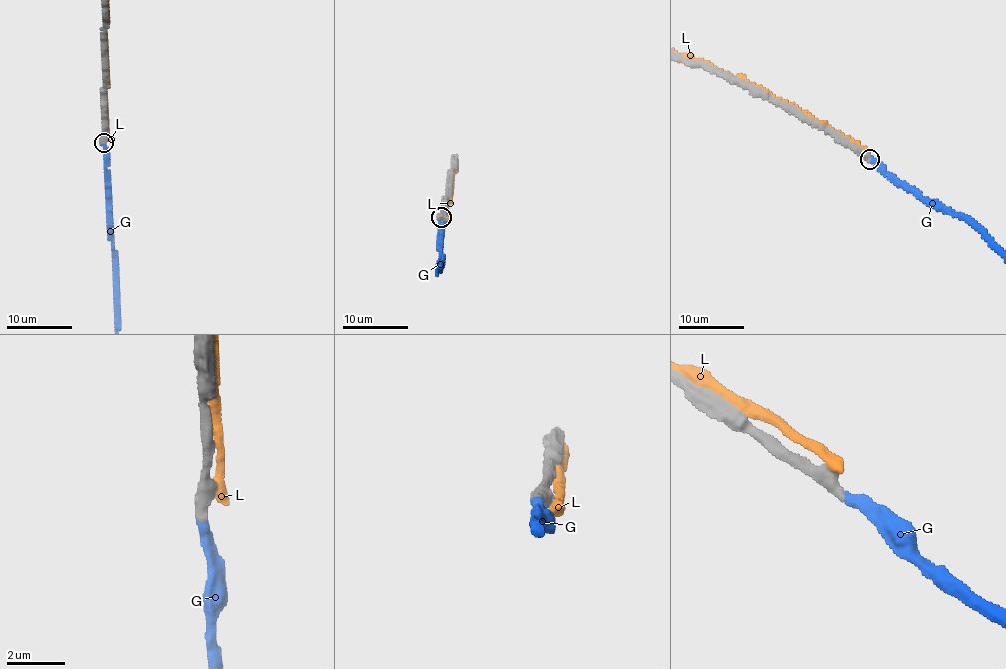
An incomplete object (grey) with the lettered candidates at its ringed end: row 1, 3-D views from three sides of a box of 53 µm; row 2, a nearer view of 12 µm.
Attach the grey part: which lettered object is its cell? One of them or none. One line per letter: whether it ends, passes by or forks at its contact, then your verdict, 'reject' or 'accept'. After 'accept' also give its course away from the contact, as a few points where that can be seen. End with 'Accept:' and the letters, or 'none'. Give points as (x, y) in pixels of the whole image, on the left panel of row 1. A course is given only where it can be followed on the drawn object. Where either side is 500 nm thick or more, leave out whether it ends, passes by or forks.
G: it ends there; accept
L: reject
Accept: G

